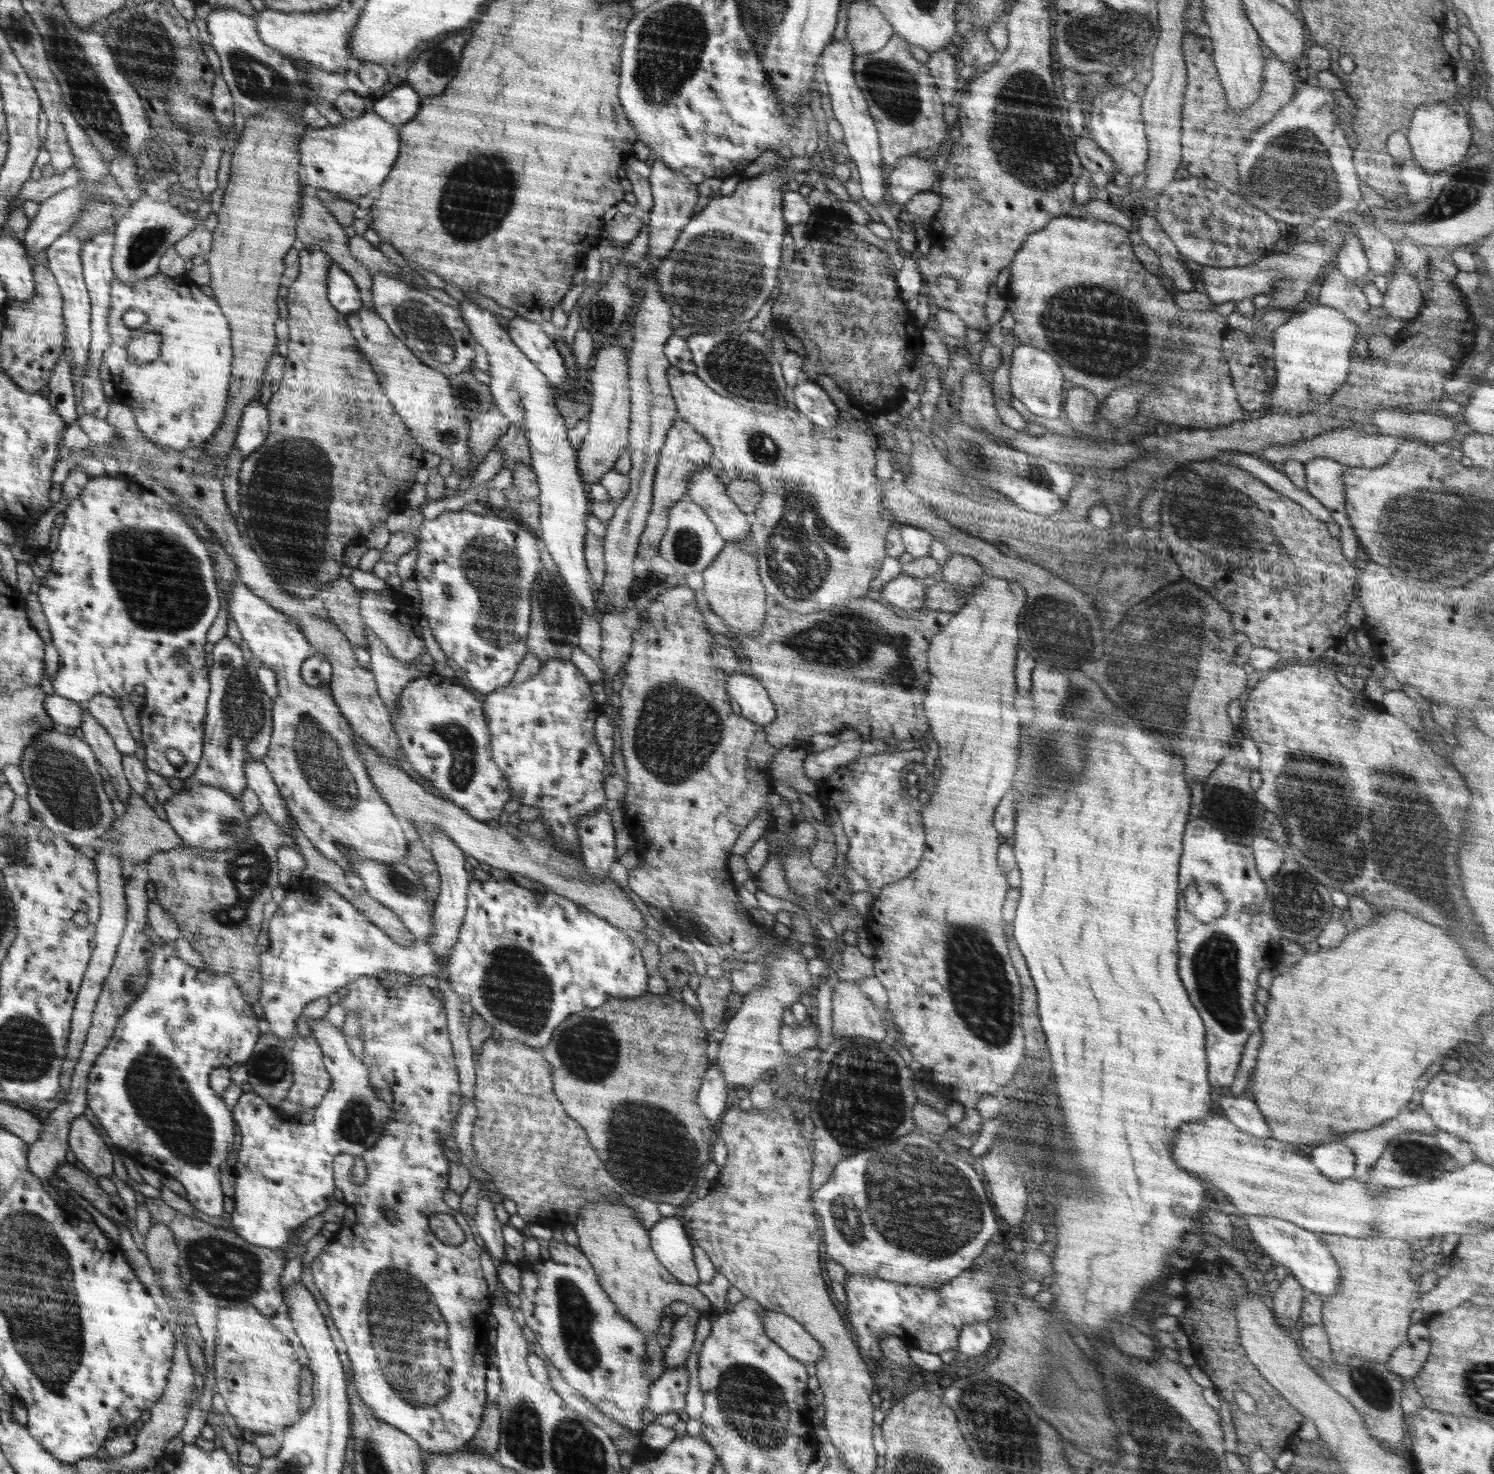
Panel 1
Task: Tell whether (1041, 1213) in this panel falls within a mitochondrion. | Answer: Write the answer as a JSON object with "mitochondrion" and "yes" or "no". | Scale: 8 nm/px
{"mitochondrion":"no"}

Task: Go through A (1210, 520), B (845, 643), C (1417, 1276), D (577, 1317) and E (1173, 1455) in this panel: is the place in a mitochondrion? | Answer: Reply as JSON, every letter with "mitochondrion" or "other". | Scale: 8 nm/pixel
{"A":"mitochondrion","B":"mitochondrion","C":"other","D":"mitochondrion","E":"mitochondrion"}

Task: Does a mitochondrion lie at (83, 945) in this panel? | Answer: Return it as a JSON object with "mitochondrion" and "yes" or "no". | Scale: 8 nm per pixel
{"mitochondrion":"no"}

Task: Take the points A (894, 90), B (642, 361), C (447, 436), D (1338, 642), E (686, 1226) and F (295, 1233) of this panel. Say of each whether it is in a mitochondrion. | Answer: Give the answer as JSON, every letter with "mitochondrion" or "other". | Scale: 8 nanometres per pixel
{"A":"mitochondrion","B":"other","C":"other","D":"other","E":"other","F":"other"}

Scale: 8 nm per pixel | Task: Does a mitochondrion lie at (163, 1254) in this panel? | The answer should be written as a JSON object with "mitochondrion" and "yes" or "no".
{"mitochondrion":"yes"}

